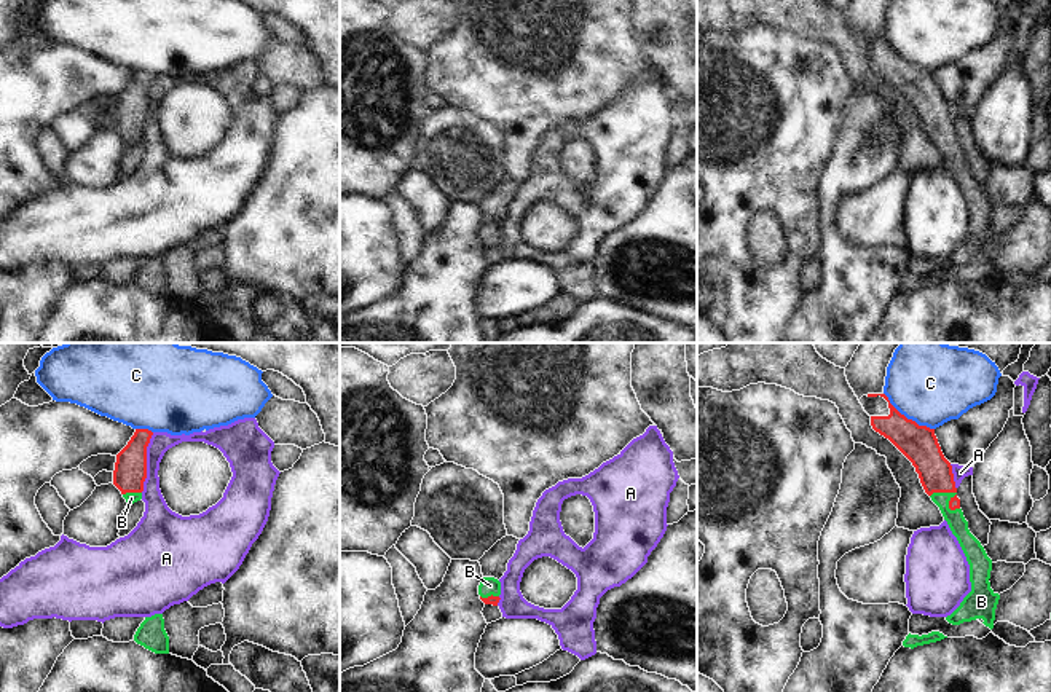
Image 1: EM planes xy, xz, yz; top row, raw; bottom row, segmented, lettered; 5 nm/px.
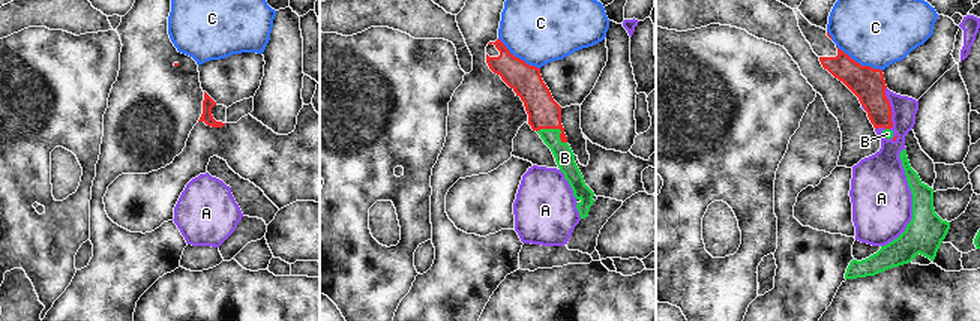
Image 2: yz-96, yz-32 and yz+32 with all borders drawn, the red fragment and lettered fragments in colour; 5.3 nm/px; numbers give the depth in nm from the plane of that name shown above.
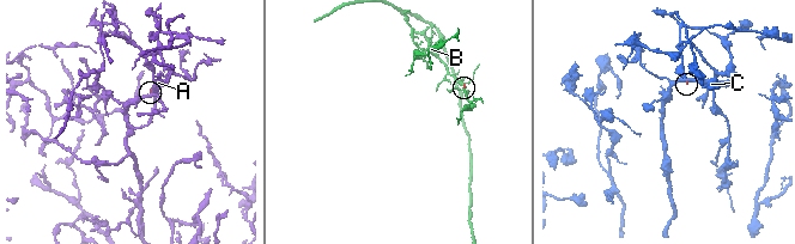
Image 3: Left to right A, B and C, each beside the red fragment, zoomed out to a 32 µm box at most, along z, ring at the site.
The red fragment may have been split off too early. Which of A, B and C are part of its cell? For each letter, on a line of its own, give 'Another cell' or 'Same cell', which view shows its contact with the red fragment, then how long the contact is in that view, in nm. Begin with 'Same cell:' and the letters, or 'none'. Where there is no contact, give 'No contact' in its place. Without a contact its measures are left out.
Same cell: B
A: Another cell. Touches red in xy. Shared border 320 nm
B: Same cell. Touches red in yz. Shared border 170 nm
C: Another cell. Touches red in yz. Shared border 320 nm

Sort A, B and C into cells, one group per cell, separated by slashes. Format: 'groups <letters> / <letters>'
groups A / B / C

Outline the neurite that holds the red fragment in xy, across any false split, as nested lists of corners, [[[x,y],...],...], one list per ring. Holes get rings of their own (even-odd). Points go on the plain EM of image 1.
[[[136,72],[128,88],[116,97],[113,128],[121,134],[128,148],[142,142],[147,121],[147,89],[153,75]]]

